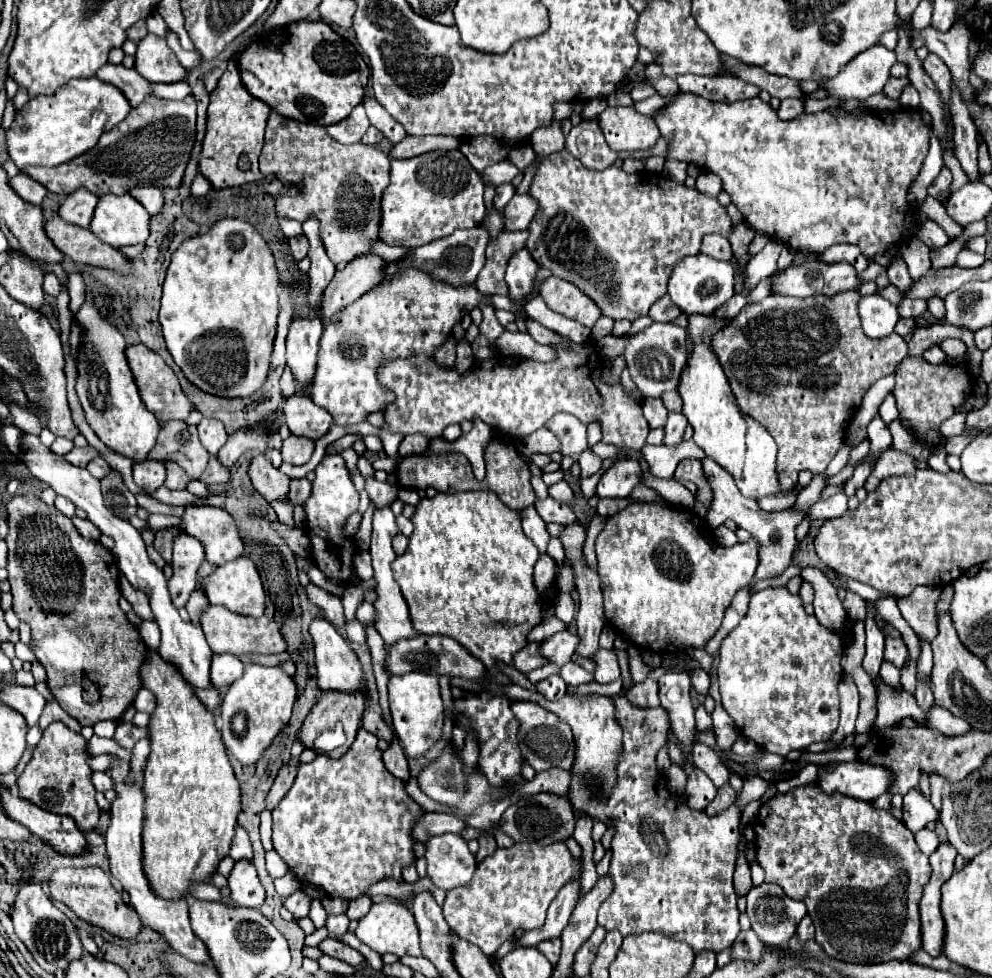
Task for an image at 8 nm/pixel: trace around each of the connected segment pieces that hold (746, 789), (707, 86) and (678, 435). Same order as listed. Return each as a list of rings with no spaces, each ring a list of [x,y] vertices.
[[[749,776],[749,780],[743,780],[743,792],[737,796],[737,804],[739,808],[745,808],[745,804],[749,804],[751,800],[761,798],[767,792],[769,782],[757,778],[757,776]]]
[[[677,76],[677,84],[683,92],[701,94],[713,102],[737,102],[757,96],[761,90],[743,82],[737,76]]]
[[[669,412],[667,424],[665,424],[665,444],[667,446],[679,444],[683,440],[685,426],[687,426],[687,420],[681,412]]]

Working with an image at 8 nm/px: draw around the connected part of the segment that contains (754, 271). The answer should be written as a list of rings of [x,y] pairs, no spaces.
[[[769,240],[767,246],[755,254],[747,266],[747,280],[745,280],[745,290],[751,290],[755,288],[757,282],[765,280],[767,276],[771,276],[773,272],[777,272],[777,258],[779,258],[779,252],[781,252],[781,244],[779,240]]]

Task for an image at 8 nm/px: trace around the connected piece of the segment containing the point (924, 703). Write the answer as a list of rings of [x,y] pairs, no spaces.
[[[927,680],[917,682],[915,696],[917,696],[917,704],[921,704],[921,708],[931,708],[933,706],[933,692],[931,692],[931,686],[929,686]]]

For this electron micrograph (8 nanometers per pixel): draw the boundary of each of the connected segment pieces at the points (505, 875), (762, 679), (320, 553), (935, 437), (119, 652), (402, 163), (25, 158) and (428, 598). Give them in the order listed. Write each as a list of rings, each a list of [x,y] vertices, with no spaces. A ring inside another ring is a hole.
[[[515,842],[511,848],[497,848],[487,856],[477,866],[469,884],[447,892],[443,916],[459,938],[477,946],[485,956],[491,956],[505,940],[521,930],[541,928],[557,892],[575,880],[579,872],[581,864],[571,856],[565,842],[553,842],[545,848],[529,842]]]
[[[765,588],[759,590],[751,596],[751,604],[749,604],[749,612],[741,618],[741,622],[725,636],[723,644],[721,644],[721,662],[719,662],[719,692],[721,692],[721,704],[725,708],[725,712],[735,720],[741,736],[753,740],[761,750],[779,754],[779,756],[787,756],[793,750],[801,750],[807,748],[815,742],[827,742],[839,724],[839,692],[837,692],[837,684],[843,676],[841,670],[841,654],[843,654],[843,644],[837,636],[833,636],[833,632],[825,632],[825,628],[821,628],[821,624],[817,624],[815,616],[805,614],[803,606],[801,606],[801,598],[795,594],[789,594],[787,588]]]
[[[327,454],[315,468],[315,474],[317,478],[313,480],[313,494],[305,502],[305,512],[307,512],[305,530],[311,540],[311,556],[315,558],[319,570],[323,570],[329,578],[333,578],[335,582],[349,582],[355,576],[351,560],[357,552],[357,546],[351,538],[343,534],[343,524],[347,516],[357,510],[359,492],[355,490],[349,478],[349,470],[339,454]]]
[[[907,356],[895,368],[895,386],[891,394],[895,396],[901,418],[913,424],[915,438],[923,444],[933,446],[941,438],[937,432],[941,422],[955,414],[955,408],[967,396],[973,394],[971,390],[973,390],[973,378],[967,374],[963,366],[949,366],[949,364],[933,366],[933,364],[927,364],[921,356],[915,356],[915,358]]]
[[[35,494],[13,496],[7,502],[7,524],[7,580],[13,594],[13,612],[21,622],[31,626],[29,646],[47,670],[47,686],[53,698],[69,716],[77,718],[81,726],[93,726],[101,720],[119,720],[141,690],[141,664],[145,662],[149,650],[145,648],[137,628],[129,622],[127,614],[119,608],[119,568],[113,552],[99,540],[83,538],[67,516],[63,516],[57,508],[47,506]],[[83,678],[89,678],[101,688],[101,700],[97,704],[83,702]]]
[[[435,150],[409,160],[391,160],[391,182],[383,196],[381,238],[389,246],[417,248],[453,234],[457,228],[475,228],[485,218],[481,174],[459,150]]]
[[[95,76],[73,78],[61,86],[57,94],[39,96],[37,100],[27,102],[15,116],[15,122],[7,132],[9,156],[17,168],[65,164],[89,152],[97,144],[99,136],[117,126],[129,110],[129,102],[121,92],[117,92],[117,88],[113,88],[113,84],[105,84]]]
[[[439,492],[435,498],[423,498],[421,504],[415,510],[415,516],[411,518],[414,530],[409,537],[407,552],[395,558],[392,562],[393,576],[395,582],[401,586],[403,598],[409,604],[409,616],[411,616],[411,624],[417,632],[421,634],[443,634],[449,636],[453,640],[457,640],[473,658],[481,660],[485,670],[493,670],[497,666],[497,662],[503,662],[507,666],[513,664],[513,656],[527,646],[527,634],[541,624],[541,606],[543,606],[543,598],[537,592],[535,584],[533,584],[533,566],[537,562],[539,550],[535,548],[535,544],[523,534],[521,530],[521,516],[519,512],[513,512],[511,508],[507,508],[493,492],[455,492],[455,494],[445,494]]]

